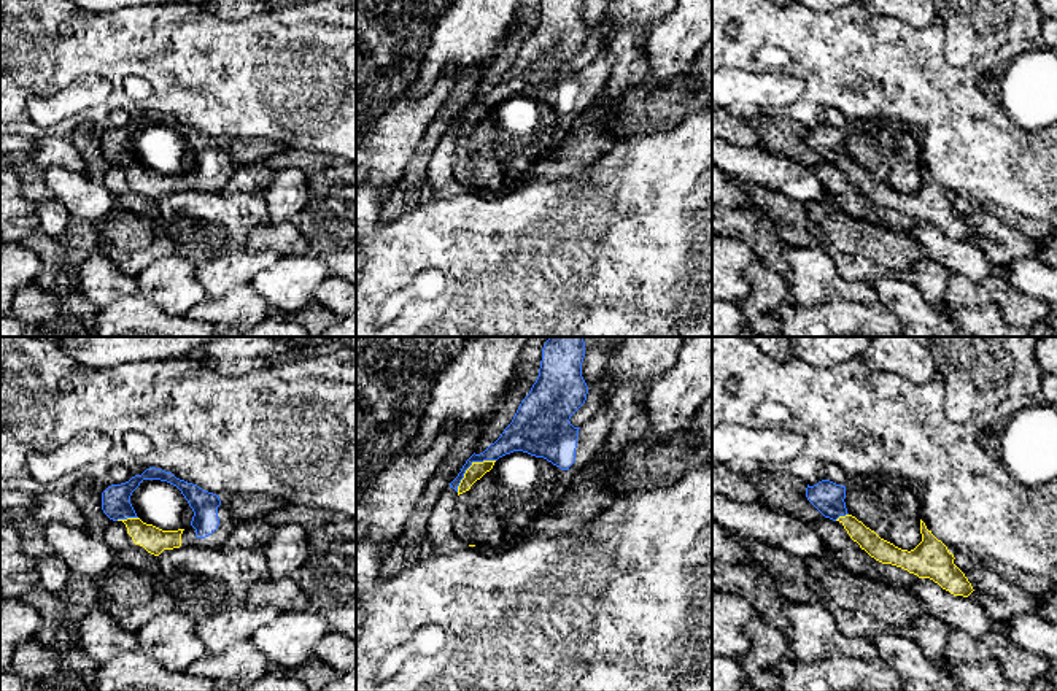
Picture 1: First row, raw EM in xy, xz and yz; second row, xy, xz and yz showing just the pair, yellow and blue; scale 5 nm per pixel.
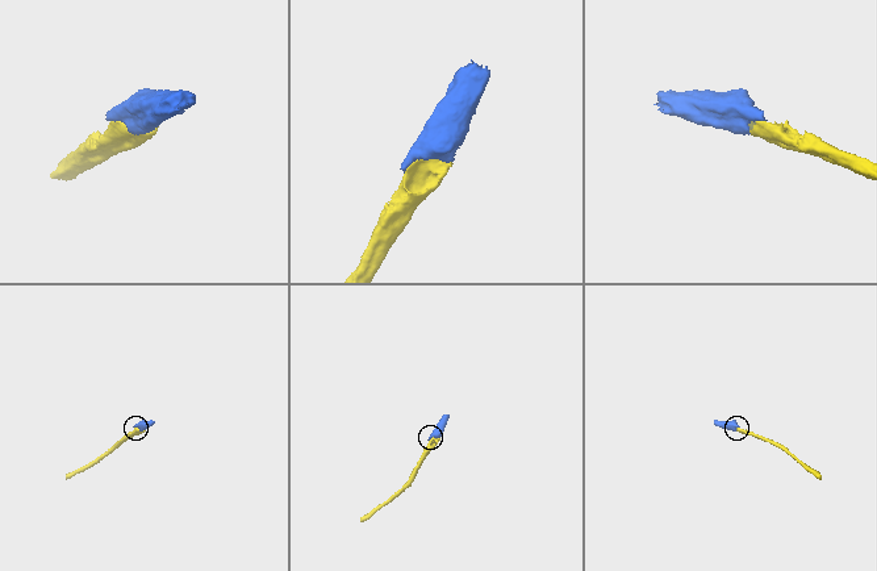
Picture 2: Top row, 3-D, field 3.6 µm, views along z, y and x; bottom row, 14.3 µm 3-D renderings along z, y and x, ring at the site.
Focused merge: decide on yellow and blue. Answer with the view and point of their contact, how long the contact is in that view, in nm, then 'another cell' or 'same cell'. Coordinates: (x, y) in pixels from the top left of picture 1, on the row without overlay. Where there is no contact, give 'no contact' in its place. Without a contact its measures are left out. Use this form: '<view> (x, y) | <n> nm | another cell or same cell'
xz (469, 111) | 260 nm | same cell

